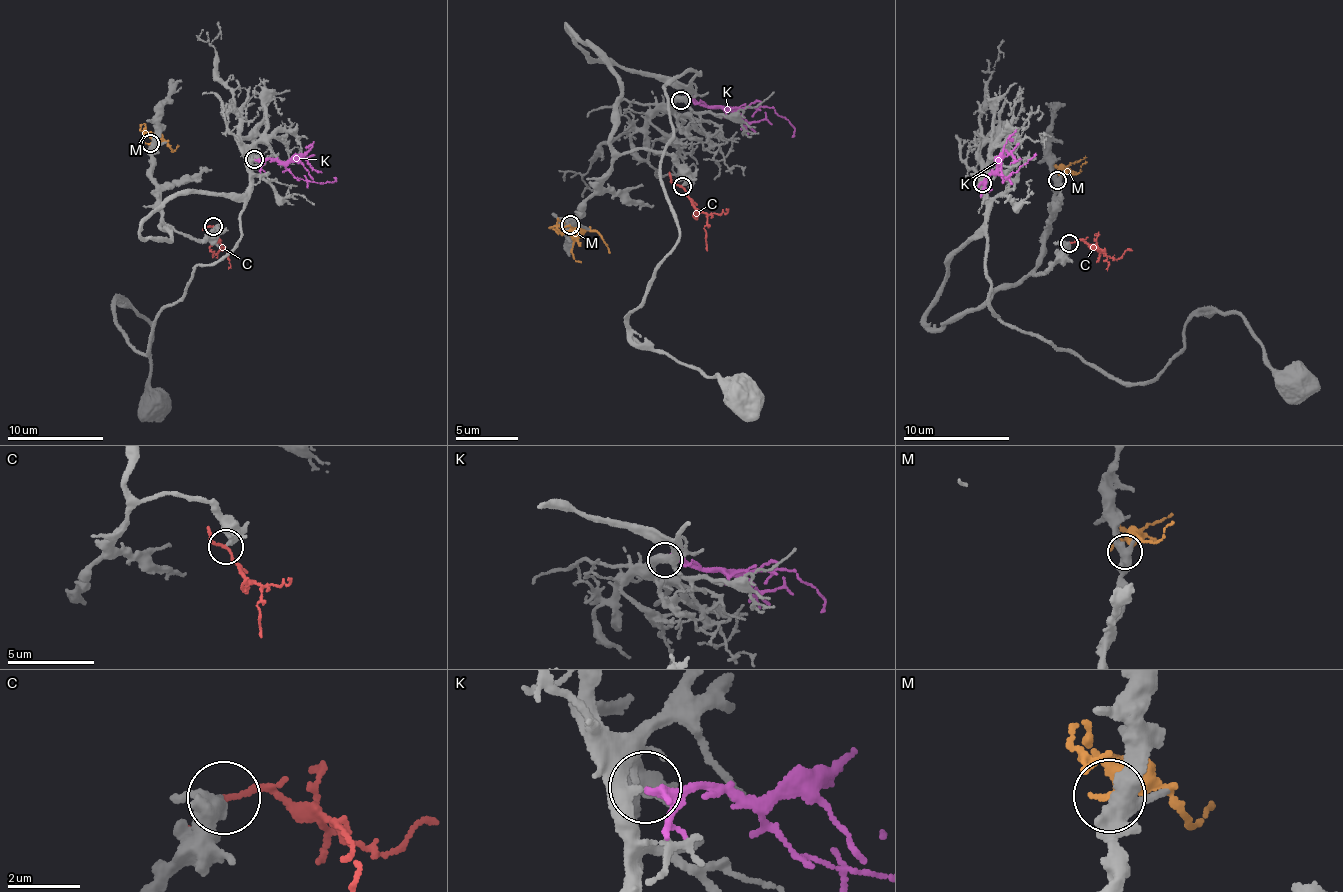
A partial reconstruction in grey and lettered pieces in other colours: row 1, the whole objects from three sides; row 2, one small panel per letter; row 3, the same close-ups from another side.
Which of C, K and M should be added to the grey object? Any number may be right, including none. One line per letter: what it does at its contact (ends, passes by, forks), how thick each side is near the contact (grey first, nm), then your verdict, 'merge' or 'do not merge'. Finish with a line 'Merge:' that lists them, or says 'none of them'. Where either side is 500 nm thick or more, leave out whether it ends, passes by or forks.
C: it passes by | 360/140 nm | do not merge
K: it passes by | 360/190 nm | merge
M: it ends | 400/360 nm | do not merge
Merge: K

